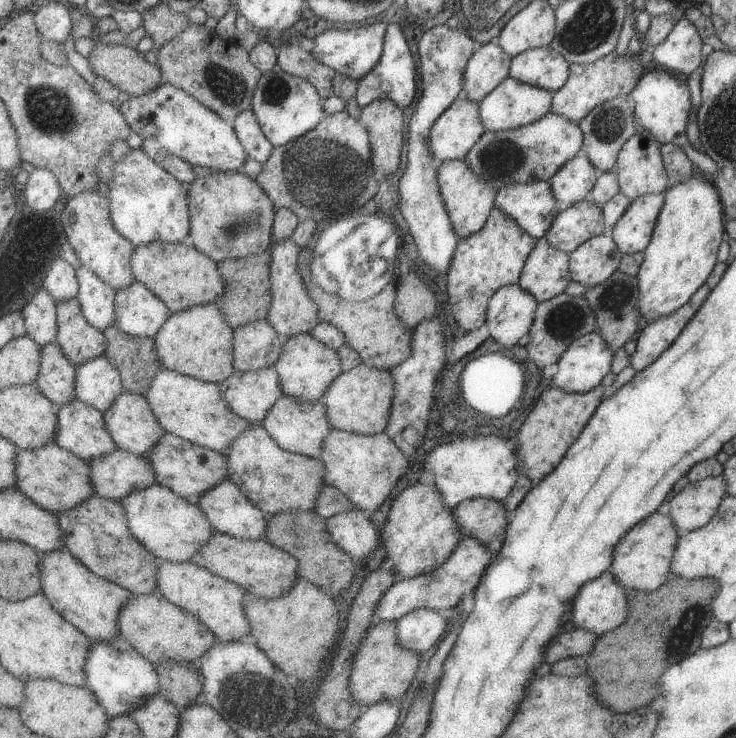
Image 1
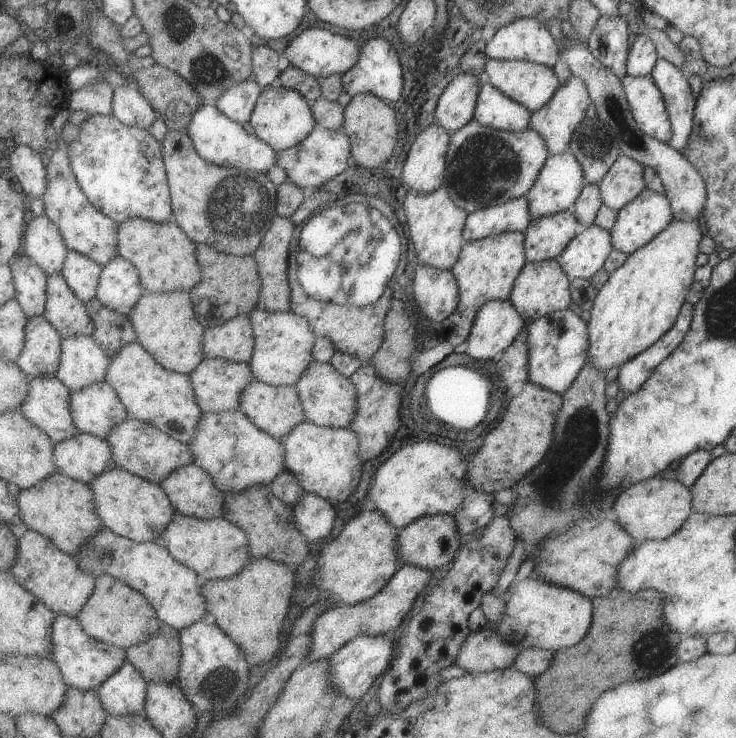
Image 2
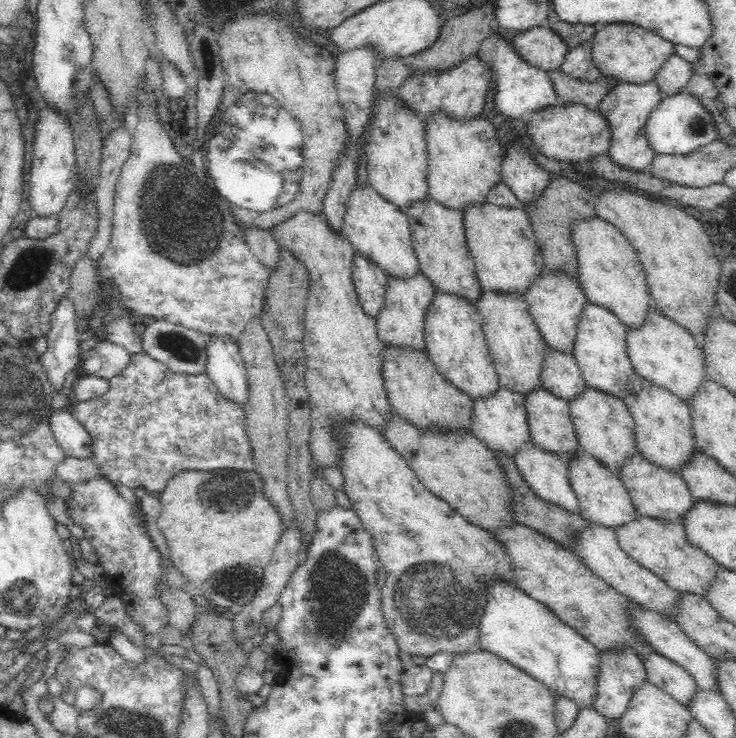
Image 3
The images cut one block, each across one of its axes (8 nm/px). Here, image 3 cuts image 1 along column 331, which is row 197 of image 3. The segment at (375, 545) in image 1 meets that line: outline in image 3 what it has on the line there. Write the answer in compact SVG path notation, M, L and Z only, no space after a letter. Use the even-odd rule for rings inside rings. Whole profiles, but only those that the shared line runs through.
M508 142L506 152L502 150L500 172L504 184L525 204L536 200L552 178L546 168L536 164L530 150L518 142Z

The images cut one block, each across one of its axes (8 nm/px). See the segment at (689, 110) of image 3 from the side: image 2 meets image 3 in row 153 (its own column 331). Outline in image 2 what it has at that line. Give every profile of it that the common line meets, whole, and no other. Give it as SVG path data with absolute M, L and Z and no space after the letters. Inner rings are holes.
M384 634L363 635L347 643L341 650L328 658L329 664L331 664L331 688L349 696L351 700L360 700L368 694L373 682L391 668L391 664L395 660L395 653L393 653L395 647L395 642L392 642Z

